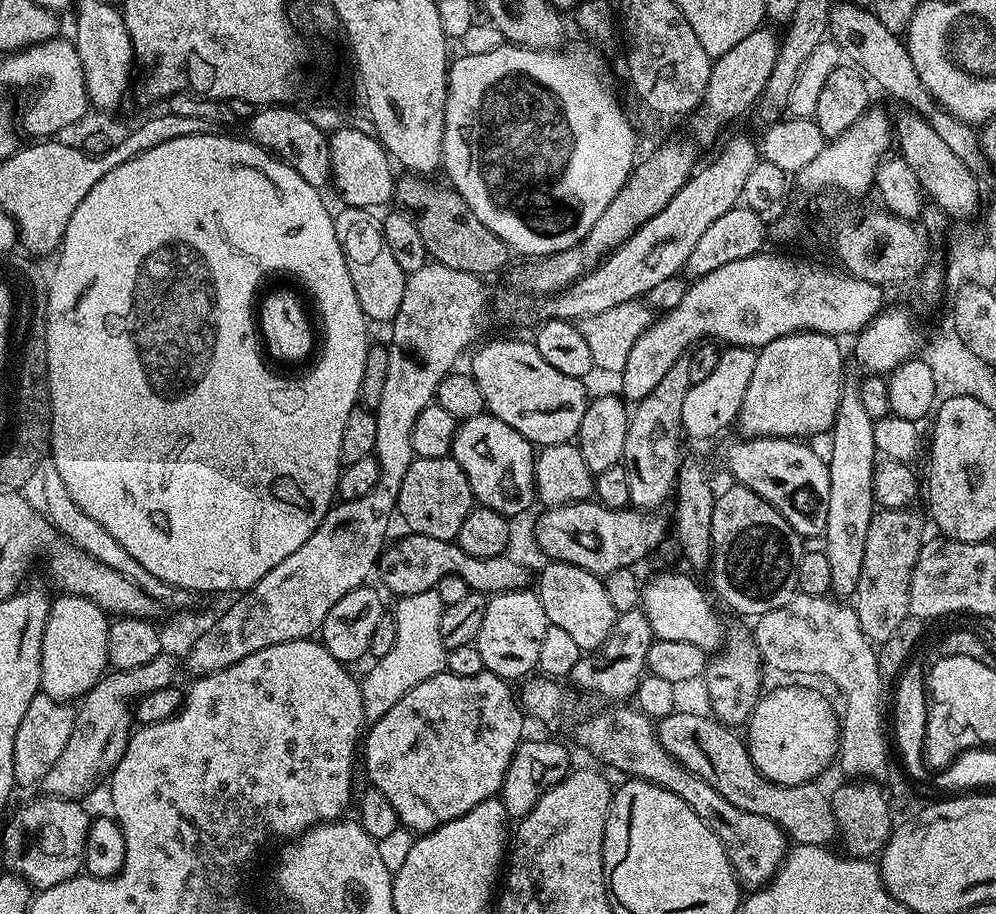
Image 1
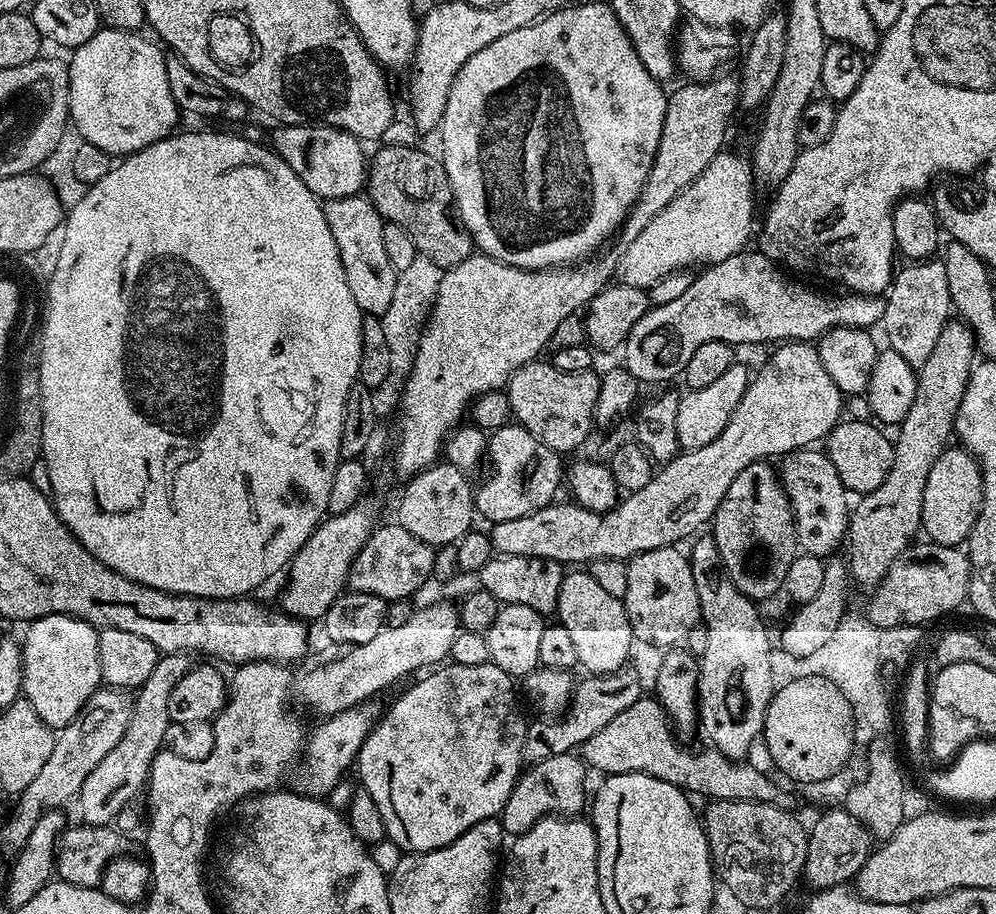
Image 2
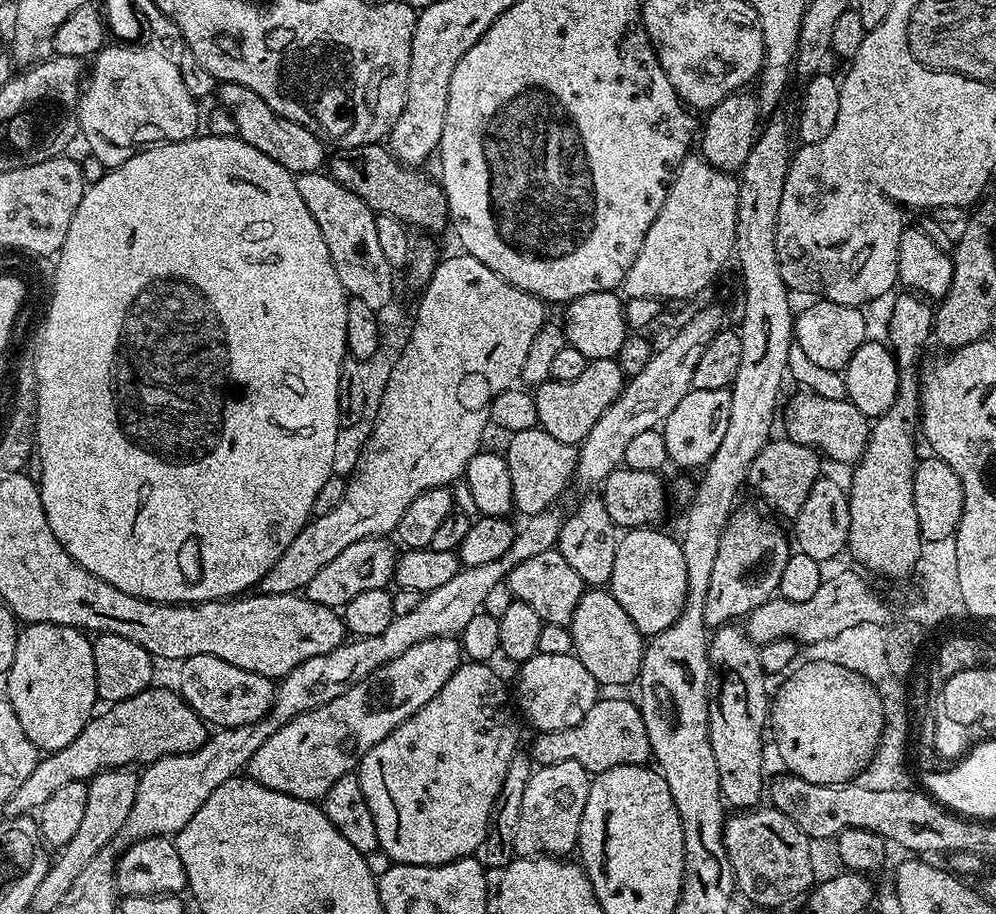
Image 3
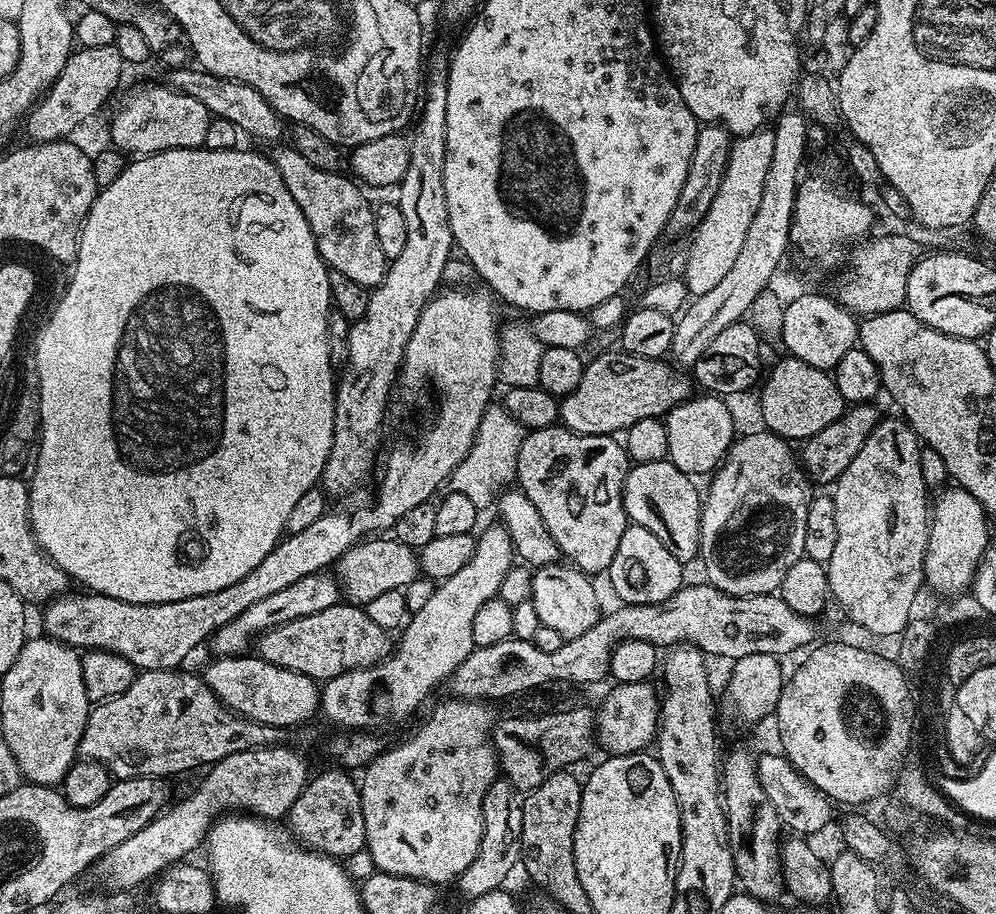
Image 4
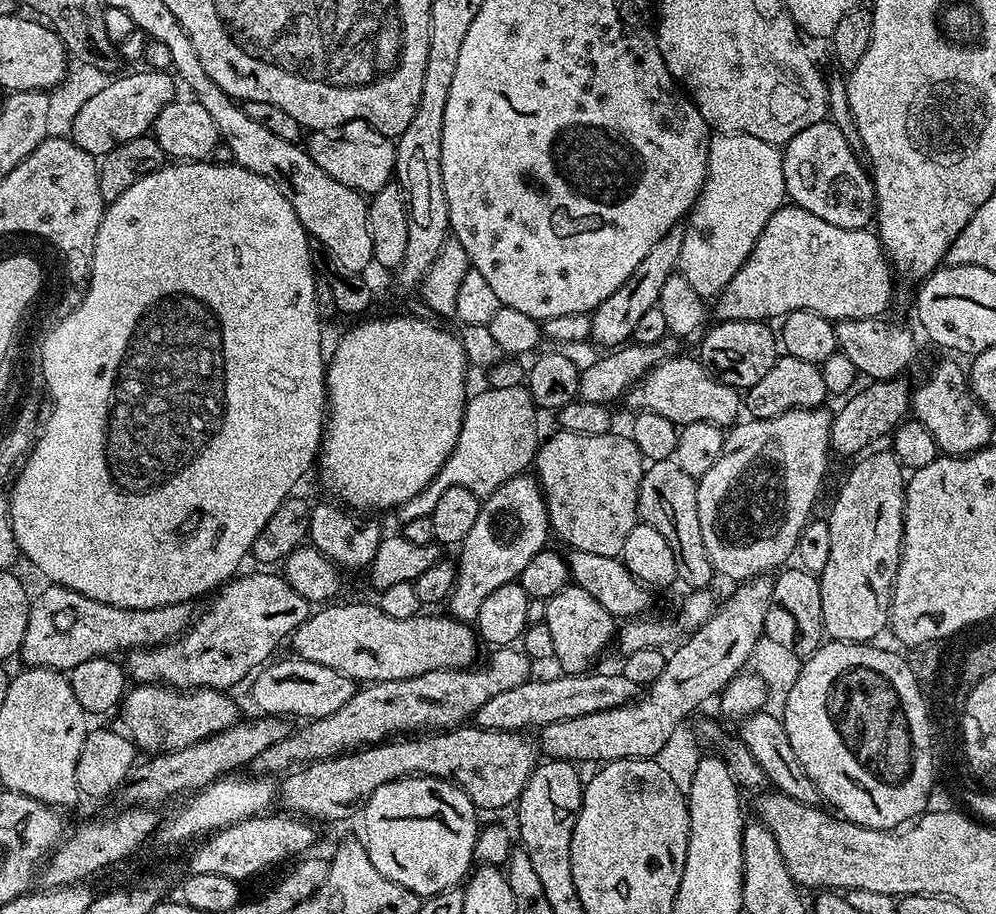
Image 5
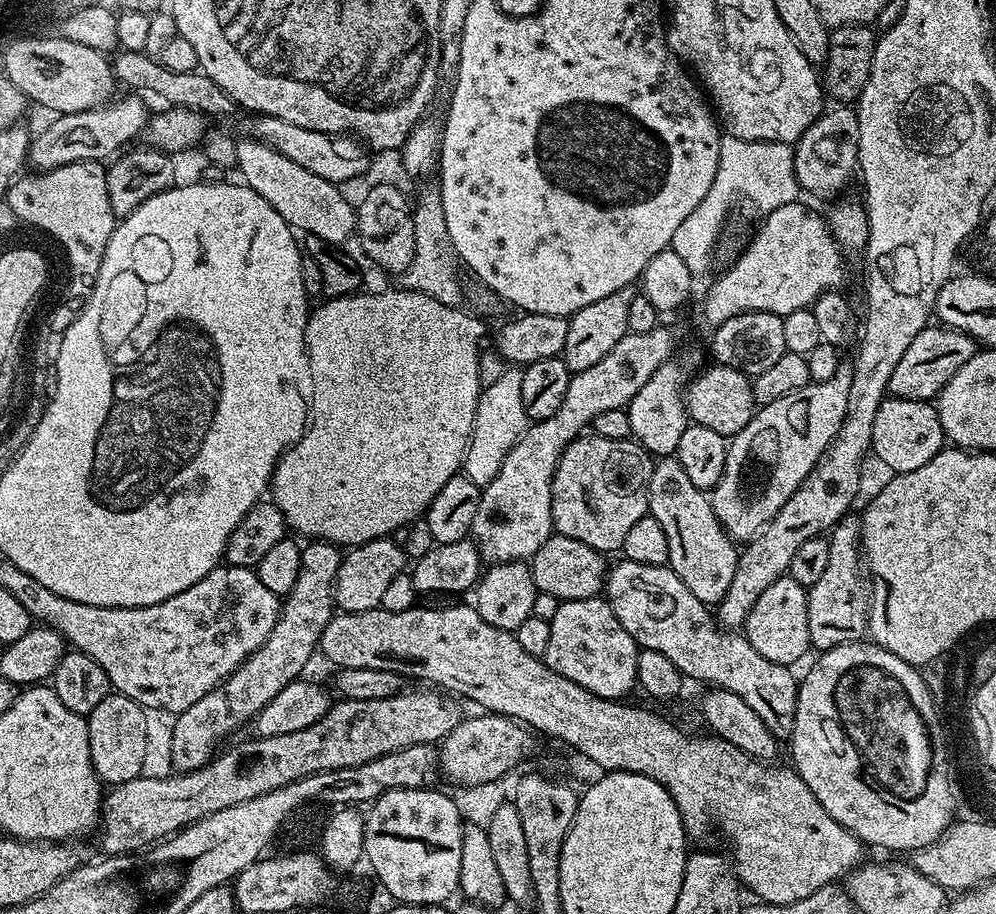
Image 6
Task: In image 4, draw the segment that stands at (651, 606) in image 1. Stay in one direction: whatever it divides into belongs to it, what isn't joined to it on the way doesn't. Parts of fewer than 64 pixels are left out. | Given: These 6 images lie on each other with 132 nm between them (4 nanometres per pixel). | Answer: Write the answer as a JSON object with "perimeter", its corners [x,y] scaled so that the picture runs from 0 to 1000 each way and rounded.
{"perimeter":[[[632,572],[629,581],[624,584],[624,593],[620,593],[620,602],[616,605],[616,615],[612,615],[608,627],[608,633],[614,638],[614,648],[619,652],[623,662],[628,661],[667,661],[684,643],[688,638],[688,618],[684,617],[669,597],[665,597],[665,592],[661,590],[661,584],[649,580],[645,575]]]}

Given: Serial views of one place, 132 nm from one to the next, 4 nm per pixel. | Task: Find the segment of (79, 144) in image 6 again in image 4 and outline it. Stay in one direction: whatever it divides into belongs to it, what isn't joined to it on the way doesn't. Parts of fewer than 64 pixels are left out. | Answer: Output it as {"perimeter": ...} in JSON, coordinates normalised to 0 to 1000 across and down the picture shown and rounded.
{"perimeter":[[[179,72],[172,77],[171,88],[169,88],[170,95],[203,112],[210,126],[221,127],[223,130],[237,136],[243,143],[251,146],[253,150],[265,155],[275,155],[281,152],[284,144],[286,148],[287,136],[284,128],[281,128],[263,107],[263,103],[256,100],[254,95],[231,86],[219,85],[205,75],[193,72]]]}

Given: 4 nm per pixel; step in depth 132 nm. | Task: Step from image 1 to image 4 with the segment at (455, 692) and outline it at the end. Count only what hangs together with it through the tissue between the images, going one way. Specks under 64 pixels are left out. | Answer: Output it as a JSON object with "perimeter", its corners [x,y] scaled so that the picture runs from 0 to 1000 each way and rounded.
{"perimeter":[[[449,764],[430,783],[427,792],[422,792],[418,796],[418,802],[411,810],[406,810],[403,814],[387,817],[376,834],[371,834],[369,839],[364,841],[365,853],[360,854],[361,872],[363,873],[363,895],[367,895],[367,929],[374,937],[379,951],[384,954],[391,954],[397,958],[407,958],[417,963],[427,963],[430,967],[445,969],[453,965],[461,964],[462,958],[476,943],[476,939],[482,929],[484,921],[484,873],[488,873],[488,864],[500,852],[500,833],[498,829],[498,818],[494,815],[494,799],[498,795],[500,787],[499,780],[493,779],[489,769],[480,766],[460,766]]]}

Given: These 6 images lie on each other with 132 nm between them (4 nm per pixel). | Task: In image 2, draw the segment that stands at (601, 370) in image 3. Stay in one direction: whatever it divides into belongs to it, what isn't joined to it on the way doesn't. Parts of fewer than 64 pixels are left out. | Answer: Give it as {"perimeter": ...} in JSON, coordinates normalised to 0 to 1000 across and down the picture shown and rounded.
{"perimeter":[[[539,392],[524,400],[510,415],[508,430],[517,463],[523,464],[557,495],[574,495],[596,468],[602,414],[597,406],[565,407]]]}

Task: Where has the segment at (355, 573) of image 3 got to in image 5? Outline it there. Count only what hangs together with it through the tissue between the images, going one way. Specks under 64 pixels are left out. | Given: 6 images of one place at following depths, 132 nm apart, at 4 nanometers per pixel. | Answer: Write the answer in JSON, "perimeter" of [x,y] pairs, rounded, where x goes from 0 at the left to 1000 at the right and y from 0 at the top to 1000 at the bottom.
{"perimeter":[[[257,624],[238,628],[227,639],[221,640],[208,658],[205,671],[198,673],[189,688],[176,700],[158,705],[156,709],[138,709],[128,714],[127,735],[137,743],[138,749],[160,748],[171,753],[188,755],[191,753],[219,753],[233,755],[236,748],[250,743],[262,729],[268,728],[278,717],[277,708],[288,701],[293,690],[311,672],[311,658],[295,647],[295,641],[285,635],[284,629],[273,624]]]}

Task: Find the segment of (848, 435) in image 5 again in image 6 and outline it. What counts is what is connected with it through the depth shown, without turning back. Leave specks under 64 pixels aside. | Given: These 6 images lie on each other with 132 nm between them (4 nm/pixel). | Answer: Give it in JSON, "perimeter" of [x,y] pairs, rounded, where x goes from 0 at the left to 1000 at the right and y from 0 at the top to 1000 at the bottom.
{"perimeter":[[[927,359],[922,370],[918,370],[914,379],[910,379],[910,387],[906,387],[902,400],[898,400],[898,409],[894,409],[892,429],[911,438],[939,439],[950,418],[954,418],[954,414],[958,414],[958,409],[962,409],[962,405],[966,405],[966,400],[970,400],[970,396],[974,396],[974,392],[978,392],[981,384],[982,374],[978,369],[963,363],[961,359]]]}

